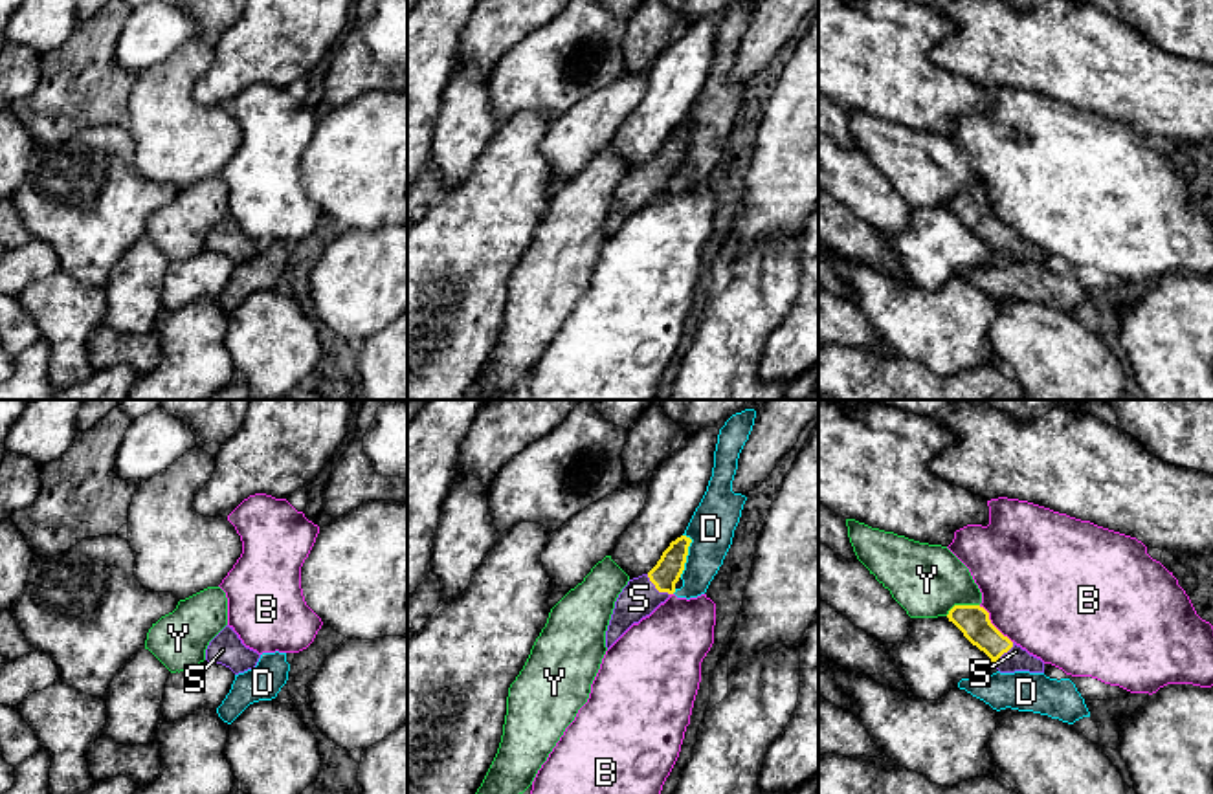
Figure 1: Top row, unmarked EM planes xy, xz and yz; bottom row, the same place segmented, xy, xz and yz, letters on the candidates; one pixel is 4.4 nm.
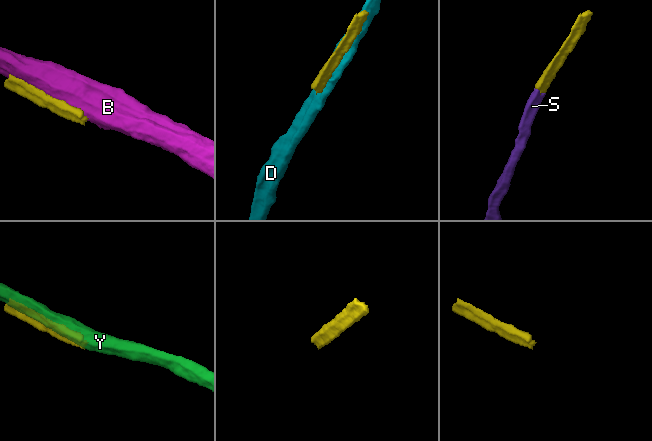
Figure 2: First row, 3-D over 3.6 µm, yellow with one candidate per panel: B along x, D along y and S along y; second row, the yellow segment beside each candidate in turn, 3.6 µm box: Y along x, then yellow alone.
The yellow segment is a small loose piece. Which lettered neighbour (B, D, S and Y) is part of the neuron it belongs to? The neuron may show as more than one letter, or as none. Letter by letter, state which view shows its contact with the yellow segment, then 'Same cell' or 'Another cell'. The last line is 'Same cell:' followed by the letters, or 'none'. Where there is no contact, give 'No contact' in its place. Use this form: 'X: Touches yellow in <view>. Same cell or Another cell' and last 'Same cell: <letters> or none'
B: Touches yellow in yz. Another cell
D: Touches yellow in xz. Another cell
S: Touches yellow in xz. Same cell
Y: Touches yellow in yz. Another cell
Same cell: S

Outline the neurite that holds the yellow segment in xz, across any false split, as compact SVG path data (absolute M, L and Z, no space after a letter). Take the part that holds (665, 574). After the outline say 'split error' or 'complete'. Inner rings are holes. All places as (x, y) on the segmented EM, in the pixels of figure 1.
M686 535L677 537L662 552L657 565L639 578L628 581L615 601L615 609L606 631L606 647L609 649L633 623L650 616L661 603L673 592L679 581L688 546L692 539Z | split error

